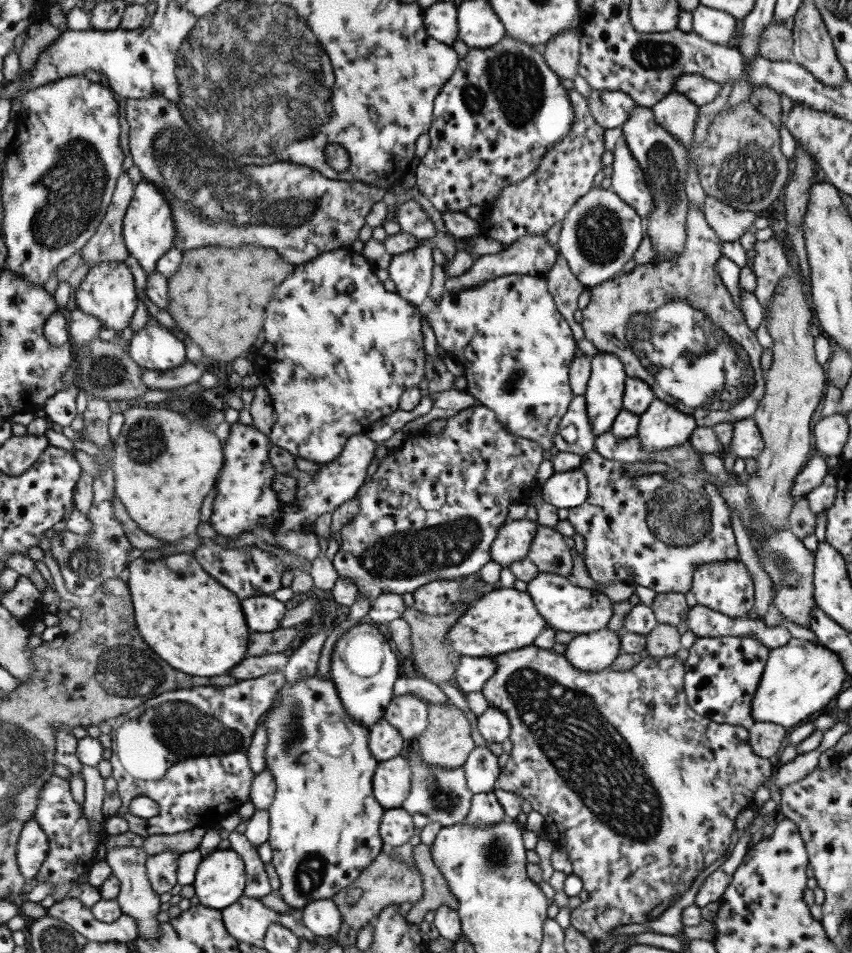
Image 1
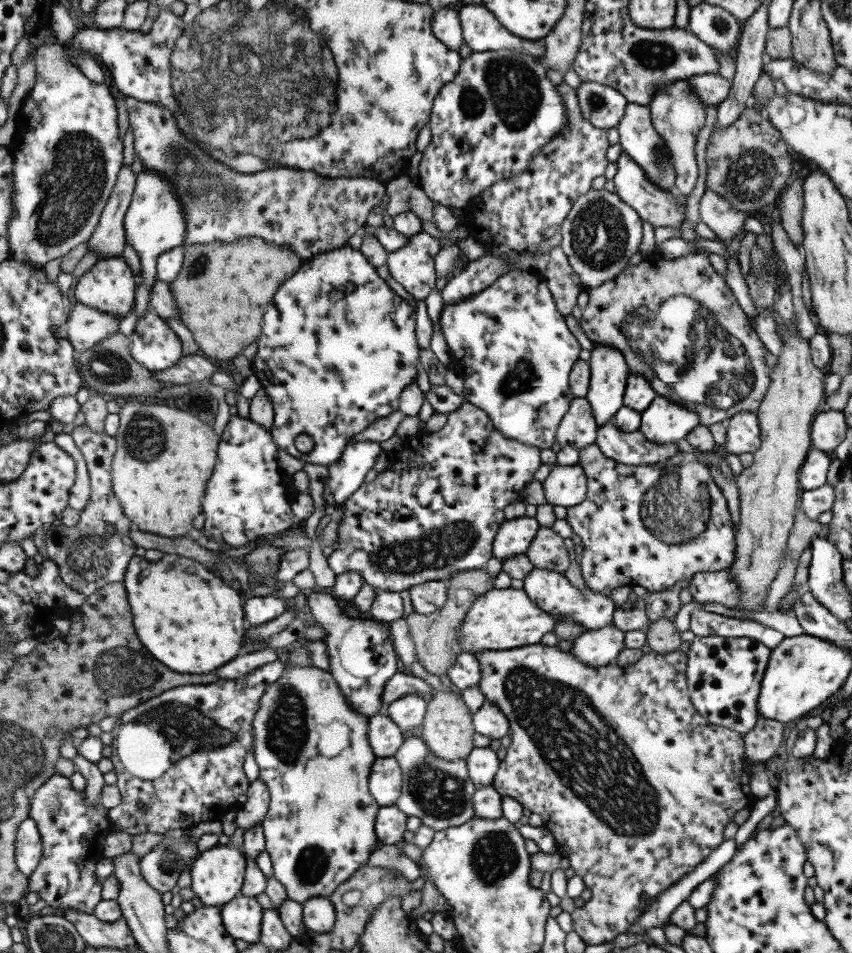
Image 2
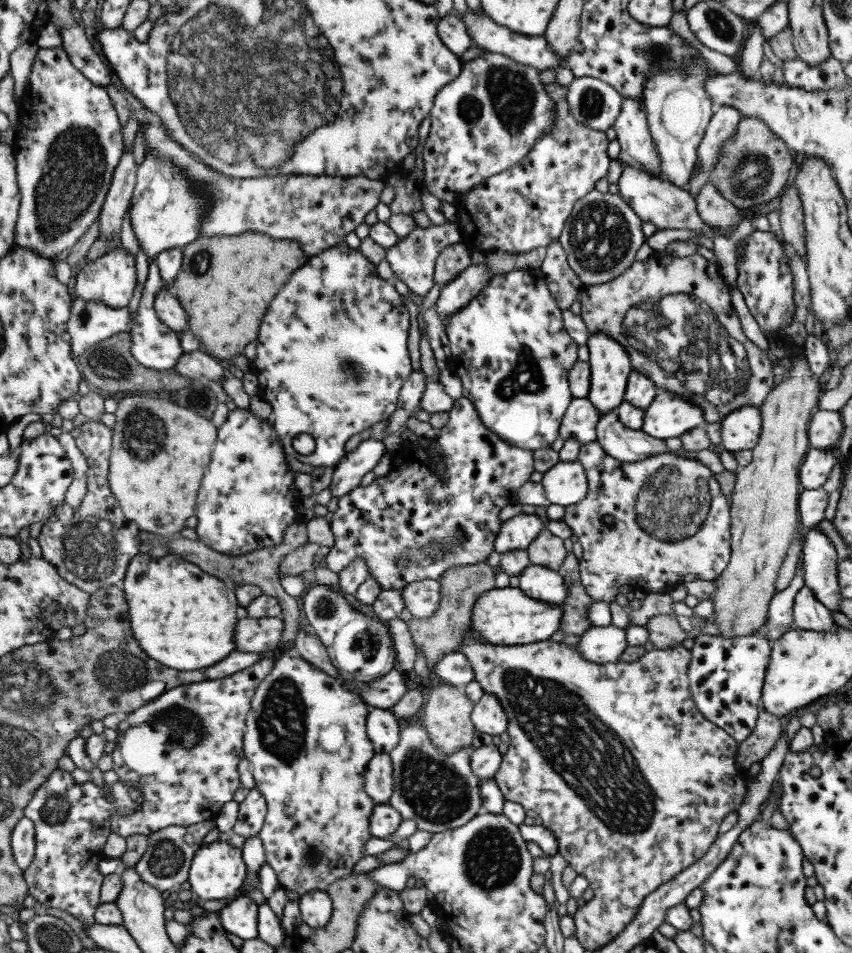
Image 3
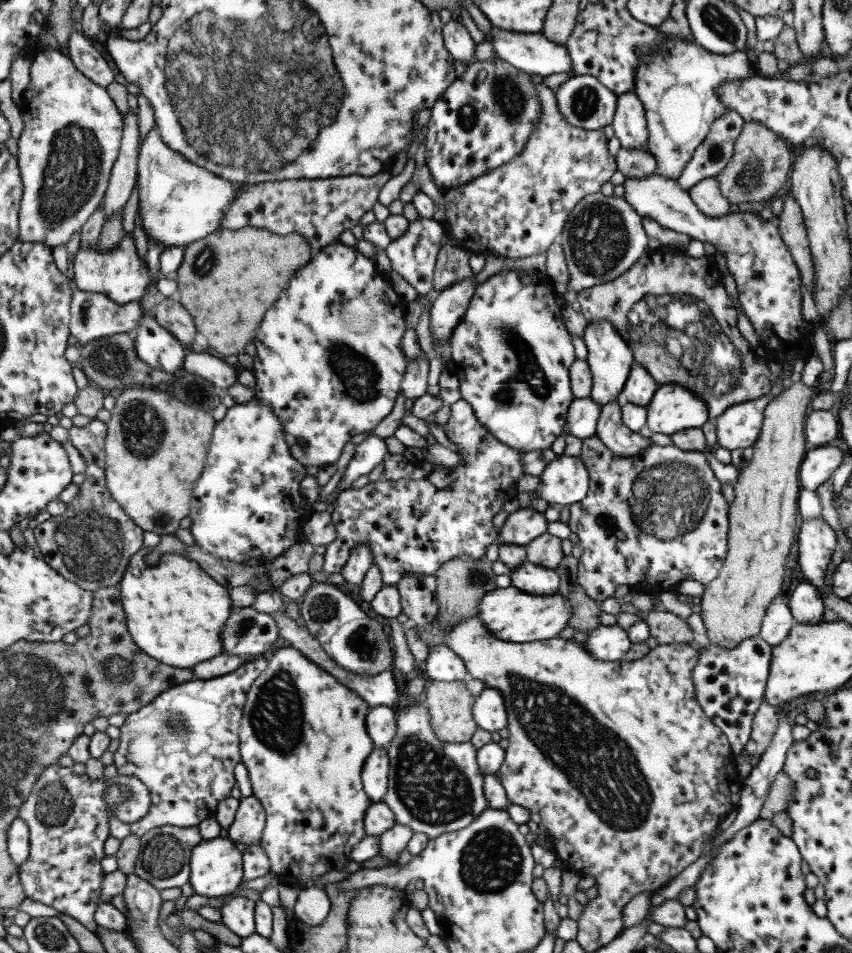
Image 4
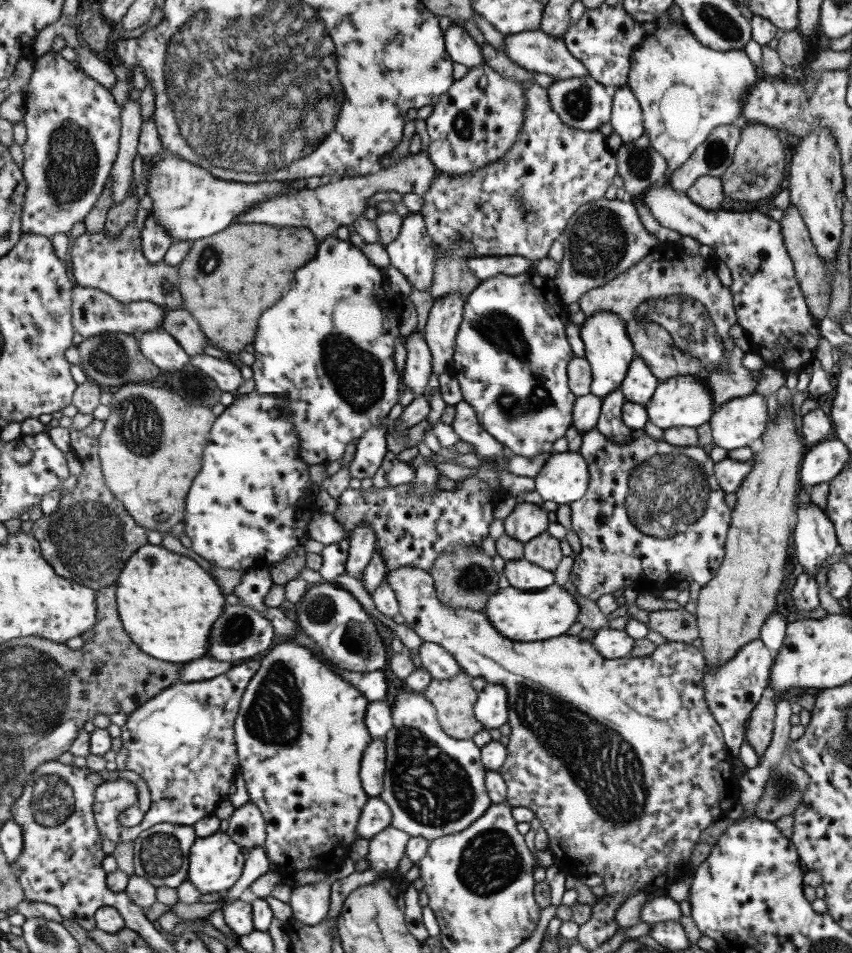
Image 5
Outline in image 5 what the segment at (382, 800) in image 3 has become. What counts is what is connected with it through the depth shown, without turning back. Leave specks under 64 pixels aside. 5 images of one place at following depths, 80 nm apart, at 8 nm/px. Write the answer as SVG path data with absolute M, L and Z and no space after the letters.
M373 739L372 744L365 749L364 760L361 763L360 770L364 790L370 797L379 798L384 793L387 760L386 741Z

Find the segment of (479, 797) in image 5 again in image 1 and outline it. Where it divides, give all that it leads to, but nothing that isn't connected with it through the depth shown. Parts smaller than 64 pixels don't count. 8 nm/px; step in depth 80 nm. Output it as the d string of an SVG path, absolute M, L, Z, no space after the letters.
M408 744L403 752L412 767L412 793L403 804L403 808L409 814L425 814L431 822L440 822L441 826L461 824L469 816L472 809L474 793L469 789L468 778L464 766L458 769L446 769L445 767L434 767L420 755L419 744Z

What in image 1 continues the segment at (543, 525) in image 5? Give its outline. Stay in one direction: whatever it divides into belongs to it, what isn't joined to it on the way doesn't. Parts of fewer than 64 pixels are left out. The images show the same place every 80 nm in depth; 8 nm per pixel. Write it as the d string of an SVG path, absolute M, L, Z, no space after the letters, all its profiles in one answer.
M519 519L504 523L492 544L493 561L508 567L513 561L524 559L531 542L535 540L535 534L533 521Z

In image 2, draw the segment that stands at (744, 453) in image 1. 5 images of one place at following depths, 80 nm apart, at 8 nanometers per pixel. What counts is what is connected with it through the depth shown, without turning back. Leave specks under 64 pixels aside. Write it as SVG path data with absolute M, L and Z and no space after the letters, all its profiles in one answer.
M741 411L726 420L724 451L752 455L759 448L760 430L754 412Z

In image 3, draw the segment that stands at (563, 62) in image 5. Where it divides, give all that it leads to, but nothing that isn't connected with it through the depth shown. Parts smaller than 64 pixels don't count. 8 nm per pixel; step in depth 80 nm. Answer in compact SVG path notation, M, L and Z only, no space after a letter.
M468 9L463 16L468 31L474 40L474 46L482 48L485 51L491 51L497 54L504 54L525 66L530 66L535 70L554 70L563 65L563 60L559 55L547 44L542 36L527 36L516 32L511 32L508 28L497 24L487 13L477 14Z

